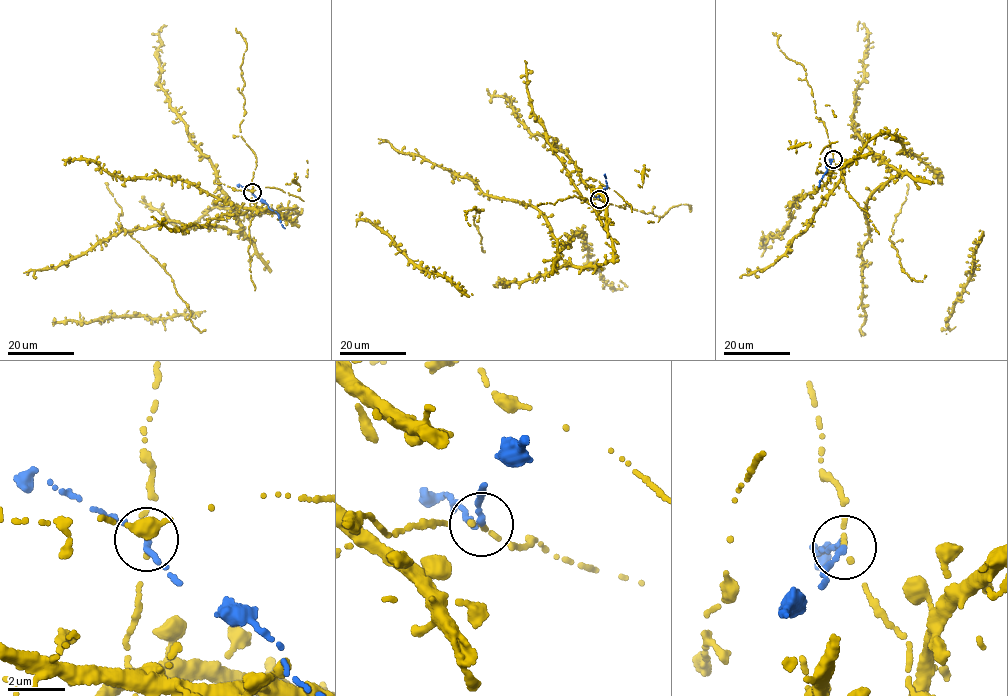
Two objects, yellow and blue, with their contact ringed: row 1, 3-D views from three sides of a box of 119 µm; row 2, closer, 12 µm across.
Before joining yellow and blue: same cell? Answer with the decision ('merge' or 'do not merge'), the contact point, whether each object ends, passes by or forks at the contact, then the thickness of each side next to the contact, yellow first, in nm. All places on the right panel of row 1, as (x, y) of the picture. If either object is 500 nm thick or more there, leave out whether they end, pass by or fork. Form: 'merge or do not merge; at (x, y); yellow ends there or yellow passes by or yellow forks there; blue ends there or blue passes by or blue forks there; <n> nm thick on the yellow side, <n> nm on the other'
do not merge; at (833, 159); yellow ends there; blue passes by; 190 nm thick on the yellow side, 150 nm on the other

